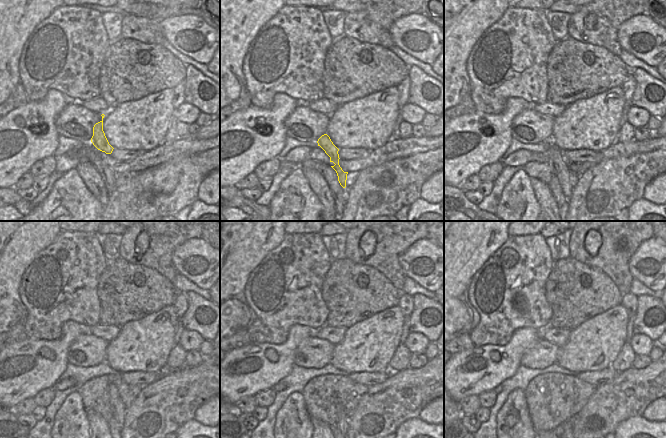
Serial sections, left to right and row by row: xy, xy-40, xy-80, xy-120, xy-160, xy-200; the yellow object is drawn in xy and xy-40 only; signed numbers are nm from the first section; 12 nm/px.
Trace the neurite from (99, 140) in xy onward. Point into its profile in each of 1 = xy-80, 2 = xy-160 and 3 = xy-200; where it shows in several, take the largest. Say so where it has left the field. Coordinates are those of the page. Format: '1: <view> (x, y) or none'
1: xy-80 (567, 180)
2: xy-160 (343, 423)
3: xy-200 (568, 424)

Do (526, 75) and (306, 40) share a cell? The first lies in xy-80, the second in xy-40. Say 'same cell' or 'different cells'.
same cell

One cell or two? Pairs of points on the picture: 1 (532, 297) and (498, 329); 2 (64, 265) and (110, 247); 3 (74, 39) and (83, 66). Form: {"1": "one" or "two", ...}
{"1": "one", "2": "two", "3": "one"}

